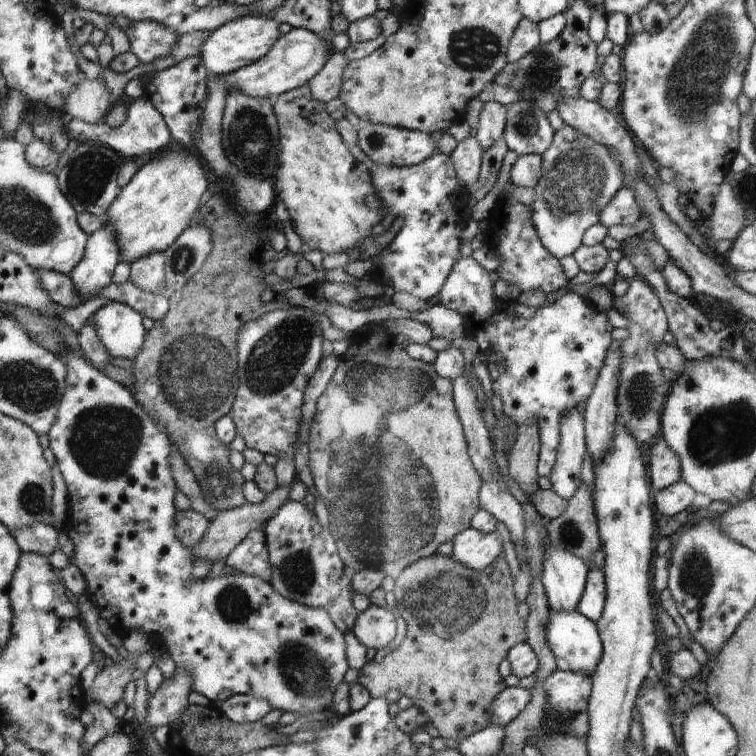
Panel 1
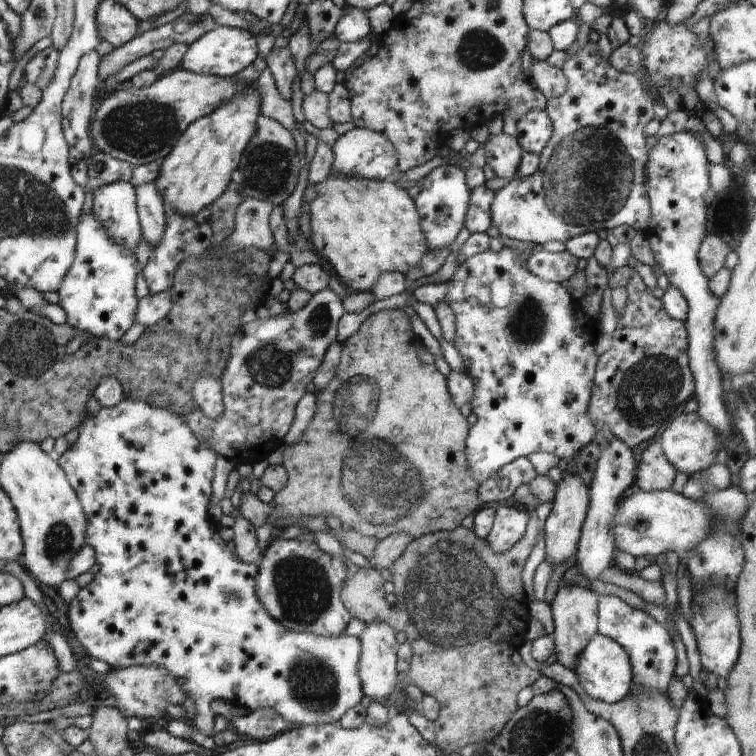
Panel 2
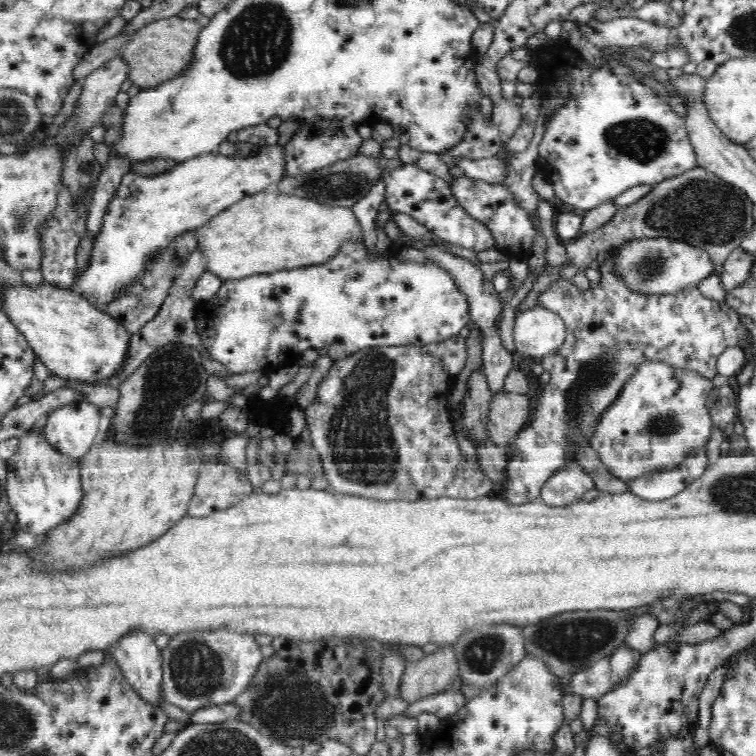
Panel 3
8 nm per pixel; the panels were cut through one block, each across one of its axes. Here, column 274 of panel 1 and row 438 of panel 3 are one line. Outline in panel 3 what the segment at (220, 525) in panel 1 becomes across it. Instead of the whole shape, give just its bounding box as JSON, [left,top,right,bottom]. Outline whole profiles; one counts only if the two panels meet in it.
[486,390,532,445]

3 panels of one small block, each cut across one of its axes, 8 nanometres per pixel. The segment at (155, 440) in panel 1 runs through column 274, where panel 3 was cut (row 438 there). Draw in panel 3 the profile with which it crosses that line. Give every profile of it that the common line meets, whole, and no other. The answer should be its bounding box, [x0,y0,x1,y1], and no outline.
[590,361,714,481]

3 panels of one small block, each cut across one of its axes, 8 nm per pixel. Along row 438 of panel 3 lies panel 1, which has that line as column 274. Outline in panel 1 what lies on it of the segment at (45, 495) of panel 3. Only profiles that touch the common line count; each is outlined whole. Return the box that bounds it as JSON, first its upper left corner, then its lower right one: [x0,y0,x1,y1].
[199,15,280,77]

